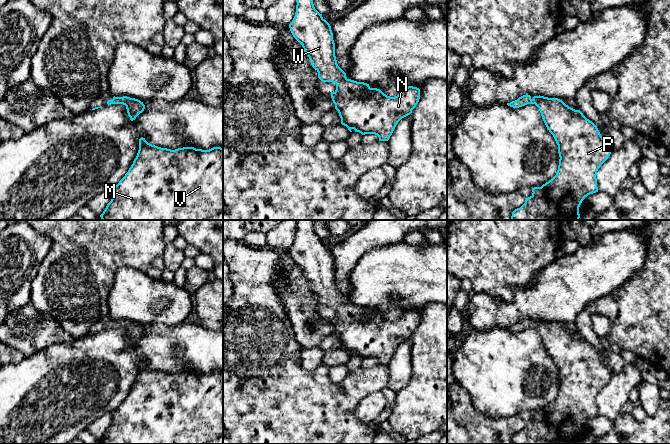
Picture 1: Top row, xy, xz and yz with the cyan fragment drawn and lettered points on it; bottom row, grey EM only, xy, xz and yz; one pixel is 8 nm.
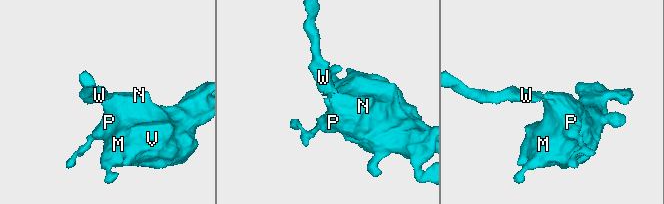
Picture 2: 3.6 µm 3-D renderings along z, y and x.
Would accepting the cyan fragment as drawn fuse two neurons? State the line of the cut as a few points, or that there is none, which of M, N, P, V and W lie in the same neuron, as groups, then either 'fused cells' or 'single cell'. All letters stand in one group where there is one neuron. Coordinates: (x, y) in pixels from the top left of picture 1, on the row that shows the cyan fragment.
no cut; M N P V W; single cell

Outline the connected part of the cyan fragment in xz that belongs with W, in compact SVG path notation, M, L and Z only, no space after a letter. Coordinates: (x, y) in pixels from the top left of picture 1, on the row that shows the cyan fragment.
M296 0L296 2L295 16L289 24L290 31L302 45L312 67L318 72L318 78L322 82L336 84L336 90L331 93L331 98L341 118L341 124L350 132L354 129L362 135L375 134L379 137L379 141L388 141L398 122L410 115L418 104L420 89L408 86L397 96L390 97L380 89L371 88L367 83L348 79L346 73L337 64L330 24L315 9L313 0Z

